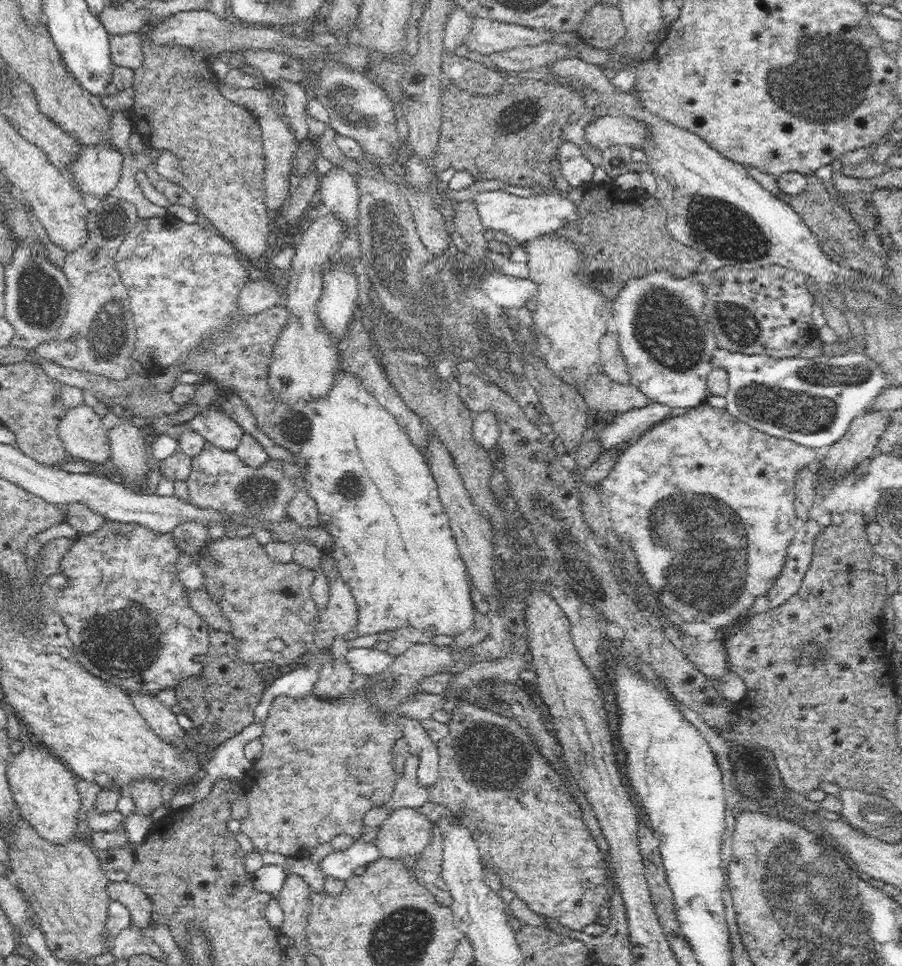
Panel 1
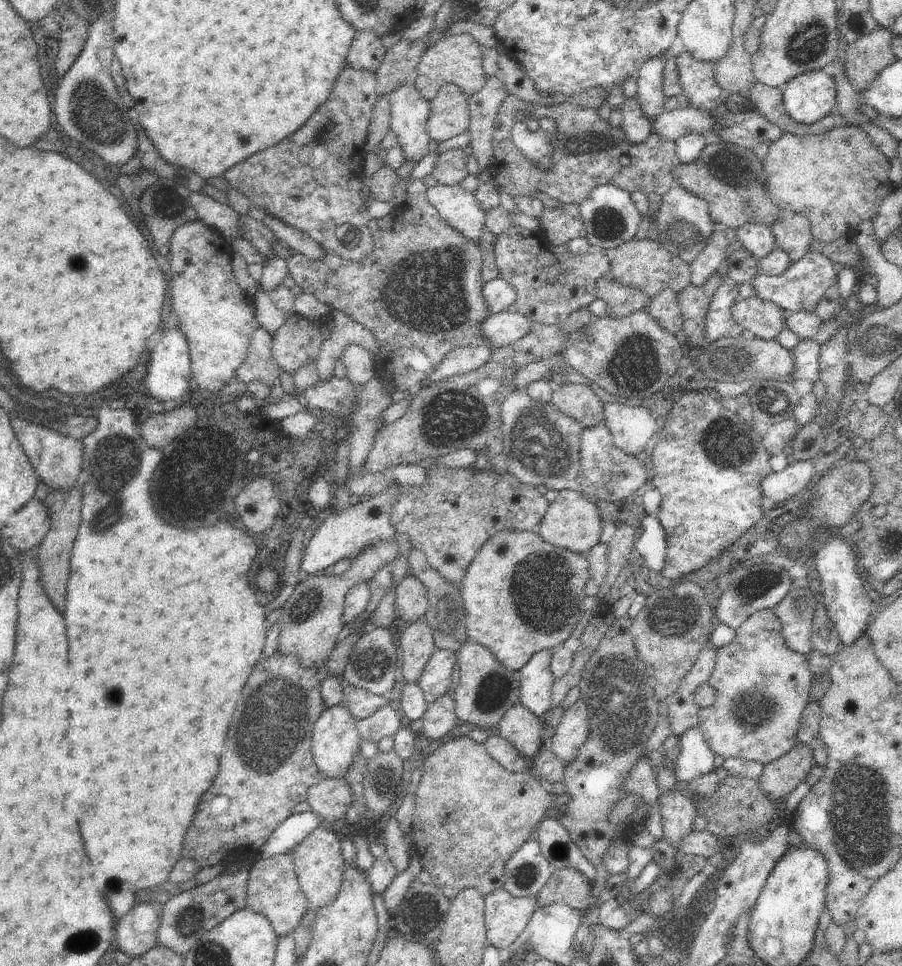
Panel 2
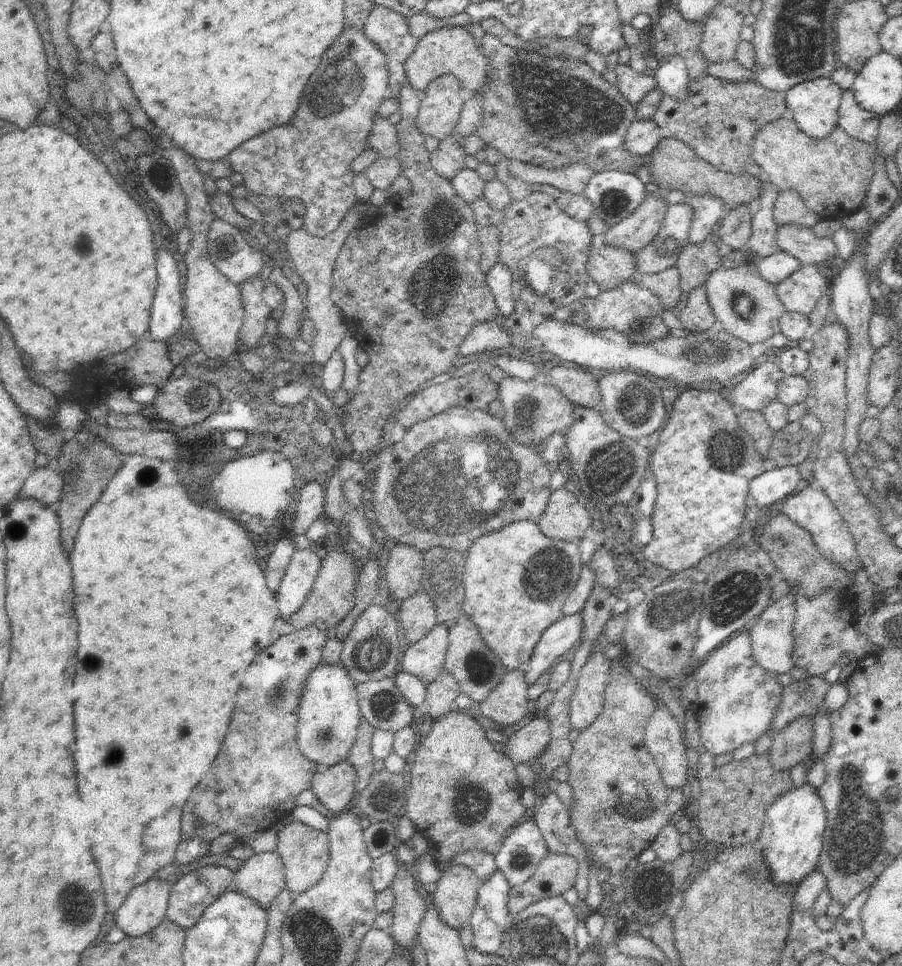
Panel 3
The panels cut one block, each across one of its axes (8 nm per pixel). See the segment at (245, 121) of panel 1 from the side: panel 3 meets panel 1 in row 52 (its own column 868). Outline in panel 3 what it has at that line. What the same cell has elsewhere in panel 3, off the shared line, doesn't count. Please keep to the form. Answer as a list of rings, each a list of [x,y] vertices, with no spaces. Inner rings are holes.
[[[789,115],[758,132],[750,156],[779,192],[797,190],[808,210],[822,219],[842,219],[858,211],[878,166],[876,144],[852,138],[840,126],[834,127],[826,138],[812,138],[803,133]]]

